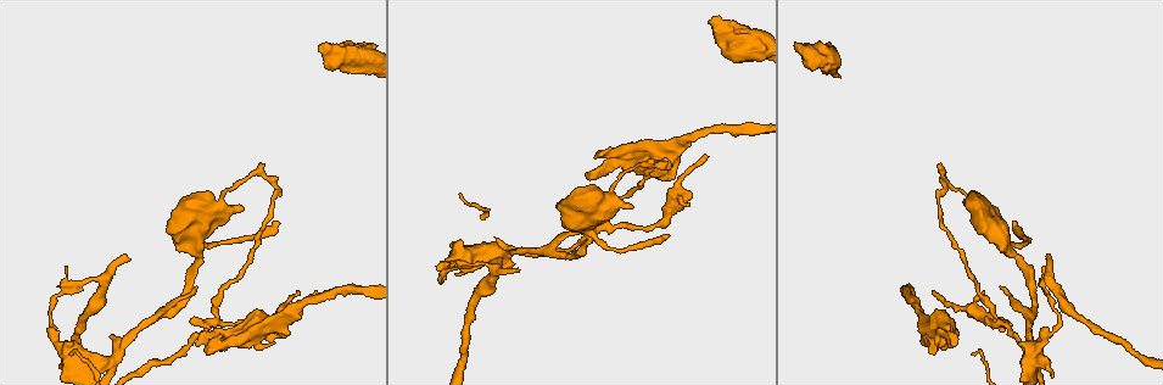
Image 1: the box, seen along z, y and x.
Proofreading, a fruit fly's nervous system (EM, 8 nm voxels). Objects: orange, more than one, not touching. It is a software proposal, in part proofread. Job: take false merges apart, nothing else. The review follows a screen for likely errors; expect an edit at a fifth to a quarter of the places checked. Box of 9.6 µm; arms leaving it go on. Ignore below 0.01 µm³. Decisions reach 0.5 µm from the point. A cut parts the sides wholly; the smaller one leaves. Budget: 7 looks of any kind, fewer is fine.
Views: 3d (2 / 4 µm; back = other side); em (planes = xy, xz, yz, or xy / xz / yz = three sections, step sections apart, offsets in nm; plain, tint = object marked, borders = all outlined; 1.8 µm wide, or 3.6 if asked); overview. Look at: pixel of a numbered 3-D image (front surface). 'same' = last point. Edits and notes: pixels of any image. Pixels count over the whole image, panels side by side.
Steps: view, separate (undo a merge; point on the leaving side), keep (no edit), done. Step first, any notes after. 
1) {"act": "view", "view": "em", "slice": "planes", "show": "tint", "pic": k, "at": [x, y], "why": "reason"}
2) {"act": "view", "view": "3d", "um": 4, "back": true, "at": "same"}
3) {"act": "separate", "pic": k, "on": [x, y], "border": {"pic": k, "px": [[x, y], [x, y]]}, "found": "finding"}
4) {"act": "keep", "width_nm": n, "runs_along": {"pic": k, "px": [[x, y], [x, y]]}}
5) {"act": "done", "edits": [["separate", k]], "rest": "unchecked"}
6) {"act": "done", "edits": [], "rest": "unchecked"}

{"act": "view", "view": "em", "slice": "yz", "step": 4, "show": "tint", "pic": 1, "at": [644, 153], "why": "sharp bend"}

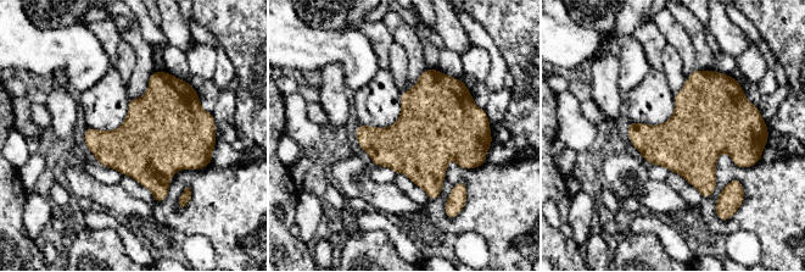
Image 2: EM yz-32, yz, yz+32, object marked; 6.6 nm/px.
{"act": "view", "view": "em", "slice": "planes", "show": "tint", "at": "same"}

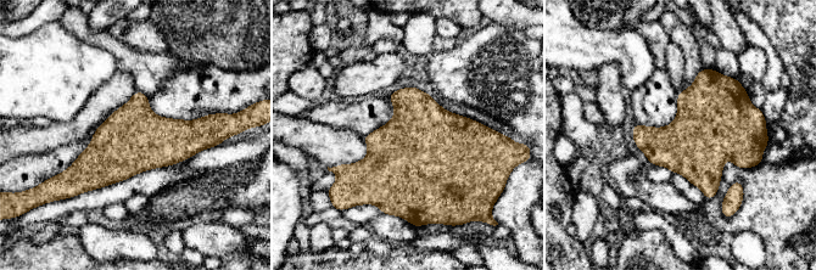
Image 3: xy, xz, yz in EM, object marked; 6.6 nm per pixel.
{"act": "keep", "found": "all the same neuron"}

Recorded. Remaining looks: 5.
{"act": "view", "view": "3d", "um": 4, "pic": 1, "at": [604, 199], "why": "small branch off a trunk"}

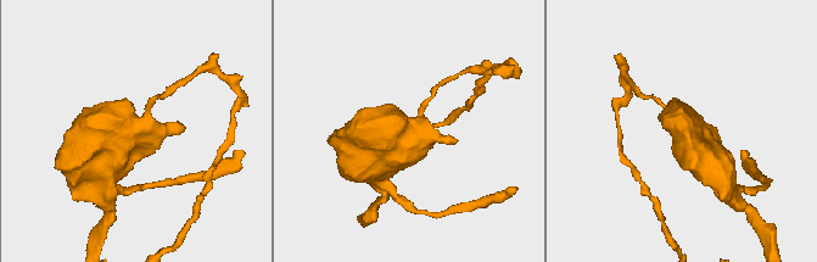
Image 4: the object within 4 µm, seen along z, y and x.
{"act": "view", "view": "em", "um": 3.6, "slice": "planes", "show": "tint", "pic": 4, "at": [137, 128]}

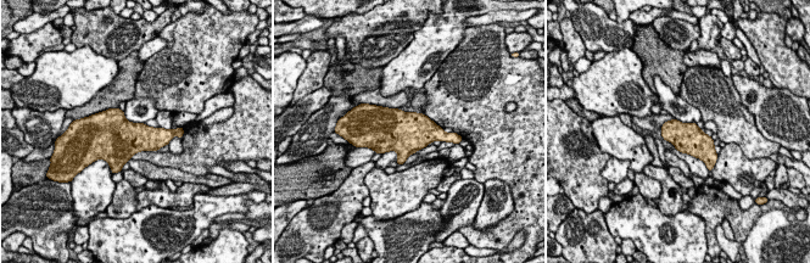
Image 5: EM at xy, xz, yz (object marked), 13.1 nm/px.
{"act": "keep", "found": "one neuron here"}

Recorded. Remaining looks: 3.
{"act": "view", "view": "3d", "um": 2, "pic": 1, "at": [50, 335], "why": "thick turns thin"}

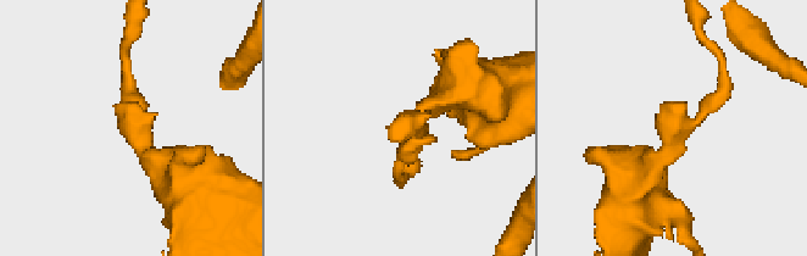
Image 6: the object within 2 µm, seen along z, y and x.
{"act": "view", "view": "em", "slice": "planes", "show": "tint", "pic": 6, "at": [135, 127], "why": "now the EM"}

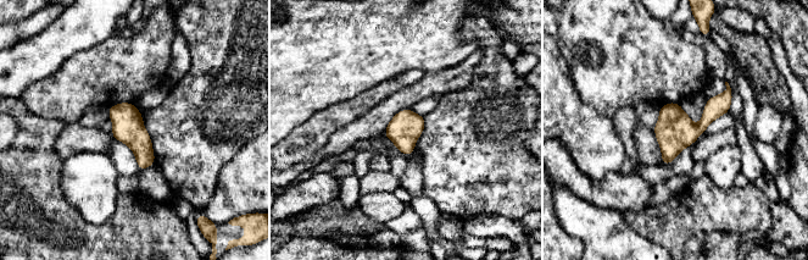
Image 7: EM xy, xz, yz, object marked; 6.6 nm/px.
{"act": "keep", "found": "one neuron here"}

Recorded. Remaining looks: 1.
{"act": "done", "edits": [], "rest": "unchecked"}

